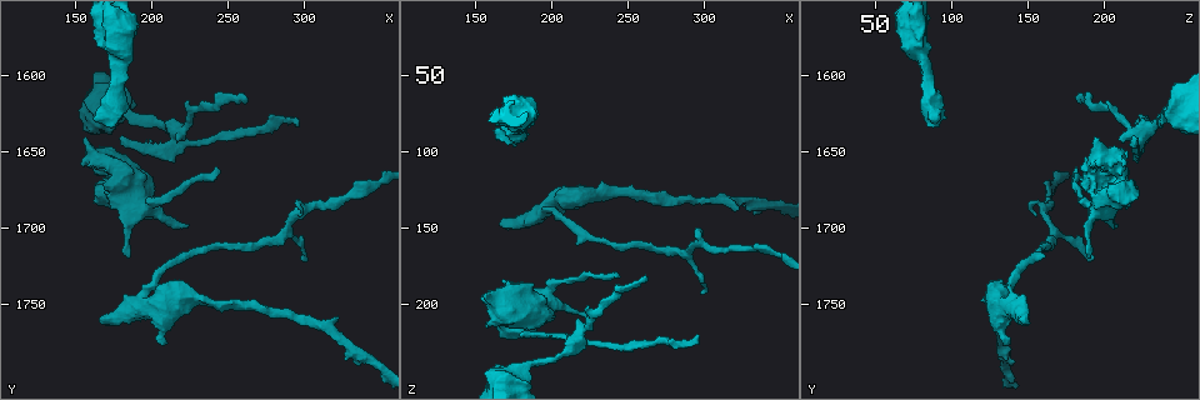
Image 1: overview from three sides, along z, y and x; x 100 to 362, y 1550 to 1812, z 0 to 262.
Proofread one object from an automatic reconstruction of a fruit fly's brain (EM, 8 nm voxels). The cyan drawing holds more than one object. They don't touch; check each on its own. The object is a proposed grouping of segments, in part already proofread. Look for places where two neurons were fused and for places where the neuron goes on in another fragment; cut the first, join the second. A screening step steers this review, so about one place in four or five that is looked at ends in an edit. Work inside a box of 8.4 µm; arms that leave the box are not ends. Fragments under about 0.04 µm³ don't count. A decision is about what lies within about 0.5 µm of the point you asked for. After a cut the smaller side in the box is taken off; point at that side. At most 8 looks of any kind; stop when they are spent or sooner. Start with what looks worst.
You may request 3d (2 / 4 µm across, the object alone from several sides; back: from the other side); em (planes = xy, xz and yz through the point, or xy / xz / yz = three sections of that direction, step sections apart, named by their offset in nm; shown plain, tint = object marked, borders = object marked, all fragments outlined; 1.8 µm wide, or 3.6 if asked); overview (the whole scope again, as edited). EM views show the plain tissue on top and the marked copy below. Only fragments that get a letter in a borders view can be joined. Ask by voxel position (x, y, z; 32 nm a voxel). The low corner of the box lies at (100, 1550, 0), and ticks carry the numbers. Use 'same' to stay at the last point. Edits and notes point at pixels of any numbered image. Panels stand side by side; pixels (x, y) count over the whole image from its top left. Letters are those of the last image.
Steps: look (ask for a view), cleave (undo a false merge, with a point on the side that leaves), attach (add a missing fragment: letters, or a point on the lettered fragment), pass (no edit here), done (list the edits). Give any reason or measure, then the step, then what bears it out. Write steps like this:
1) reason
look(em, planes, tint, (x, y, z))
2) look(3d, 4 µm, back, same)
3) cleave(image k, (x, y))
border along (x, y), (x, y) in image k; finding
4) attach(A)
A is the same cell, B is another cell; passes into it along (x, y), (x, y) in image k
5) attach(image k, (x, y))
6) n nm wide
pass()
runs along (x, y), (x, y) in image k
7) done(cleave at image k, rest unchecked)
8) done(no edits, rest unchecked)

look(3d, 4 µm, (162, 1628, 84))

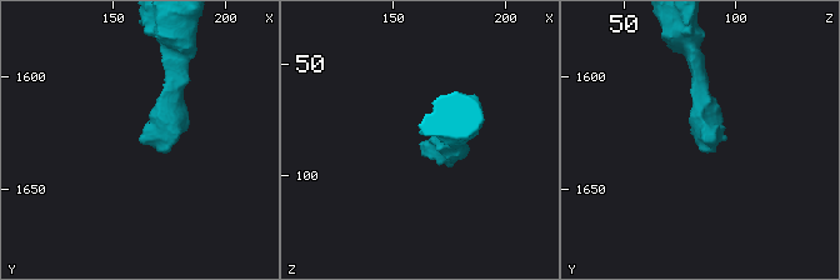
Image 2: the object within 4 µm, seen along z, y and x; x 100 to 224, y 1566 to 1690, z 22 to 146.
now the EM
look(em, yz, step 4, tint, (162, 1627, 85))

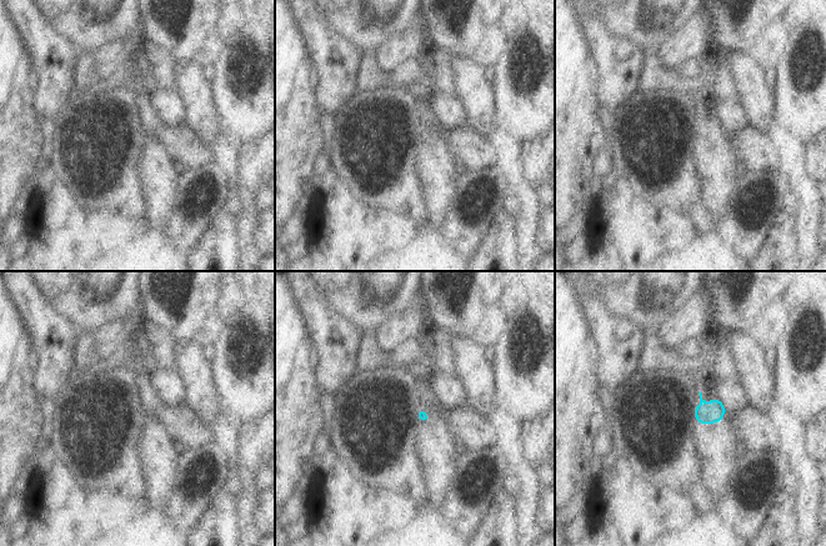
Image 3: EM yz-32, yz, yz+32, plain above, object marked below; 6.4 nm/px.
look(em, planes, borders, same)

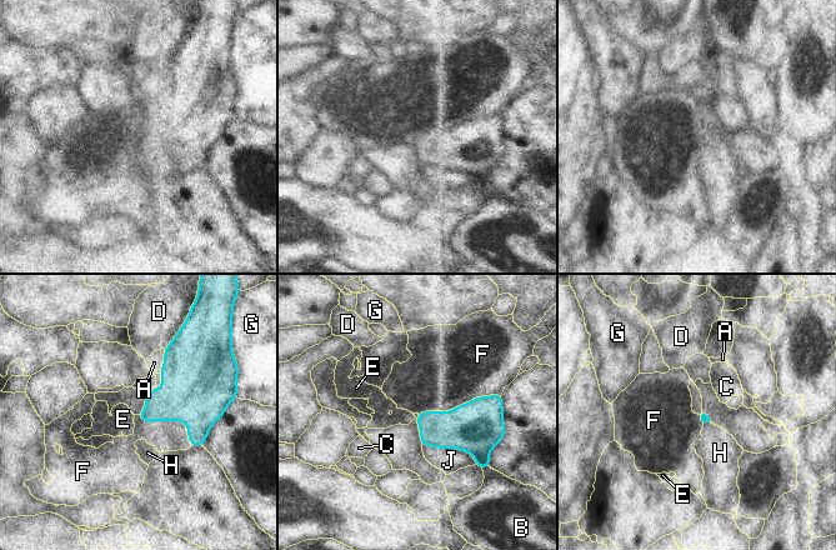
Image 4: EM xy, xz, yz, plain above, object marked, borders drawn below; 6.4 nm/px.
F touches over 550 nm
attach(image 4, (720, 453))
H is the same cell, A, B, C, D, E, F, G and J are other cells; passes into it along (704, 418), (706, 423), (720, 453) in image 4; it goes on there

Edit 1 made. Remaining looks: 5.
tapers out
look(3d, 2 µm, (222, 1698, 206))

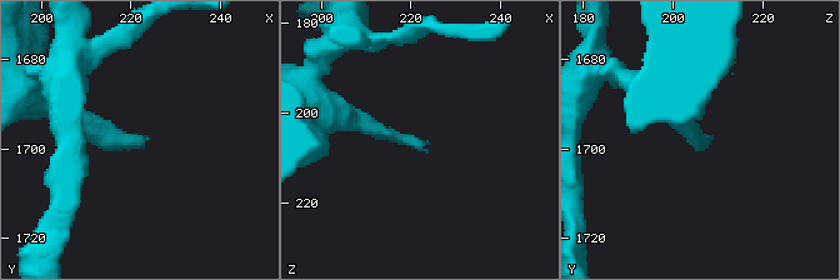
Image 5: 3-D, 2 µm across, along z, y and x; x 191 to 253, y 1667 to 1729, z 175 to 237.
look(em, 3.6 µm, planes, borders, (224, 1697, 207))

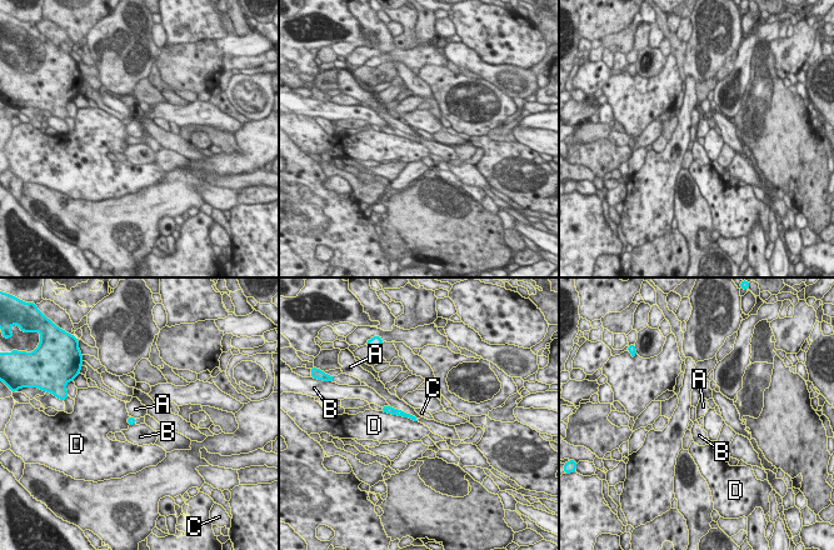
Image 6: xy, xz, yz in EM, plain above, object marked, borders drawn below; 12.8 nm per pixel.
pass()
A, B, C and D are other cells; runs along (383, 409), (413, 418) in image 6; none of them fits

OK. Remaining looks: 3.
tapers out
look(3d, 4 µm, (298, 1720, 192))

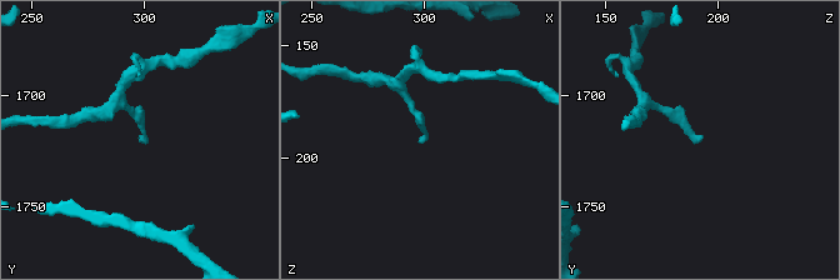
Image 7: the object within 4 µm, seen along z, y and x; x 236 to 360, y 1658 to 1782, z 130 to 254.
need the tissue
look(em, planes, borders, (298, 1721, 192))

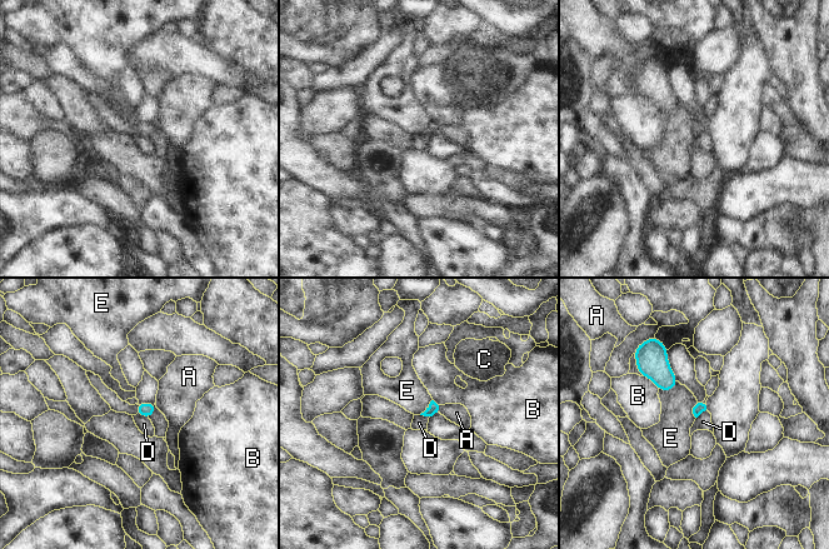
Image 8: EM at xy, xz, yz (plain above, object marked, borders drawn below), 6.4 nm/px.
pass()
A, B, C, D and E are other cells; border along (136, 413), (148, 418) in image 8; none of them fits

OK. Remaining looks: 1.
done(attach at image 4, rest unchecked)

